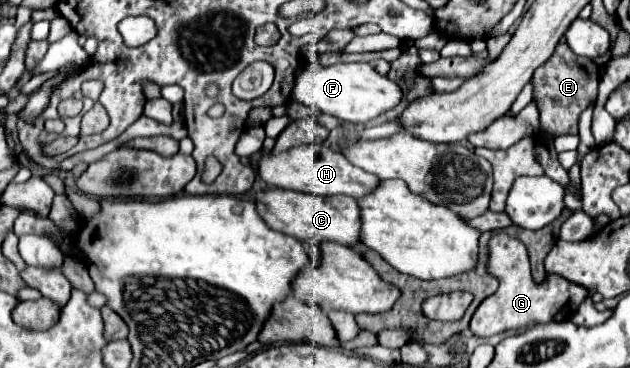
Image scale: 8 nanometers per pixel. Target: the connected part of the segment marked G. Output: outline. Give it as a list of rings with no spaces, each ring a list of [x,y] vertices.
[[[495,233],[489,239],[489,261],[487,263],[487,271],[499,280],[499,287],[493,295],[483,299],[483,303],[473,313],[471,331],[477,337],[491,337],[491,335],[499,335],[511,329],[535,325],[535,323],[559,321],[563,307],[565,307],[565,319],[567,319],[575,311],[575,301],[571,301],[571,295],[579,293],[579,301],[587,297],[585,287],[573,285],[565,281],[563,277],[547,277],[541,285],[533,283],[525,245],[505,233]]]

